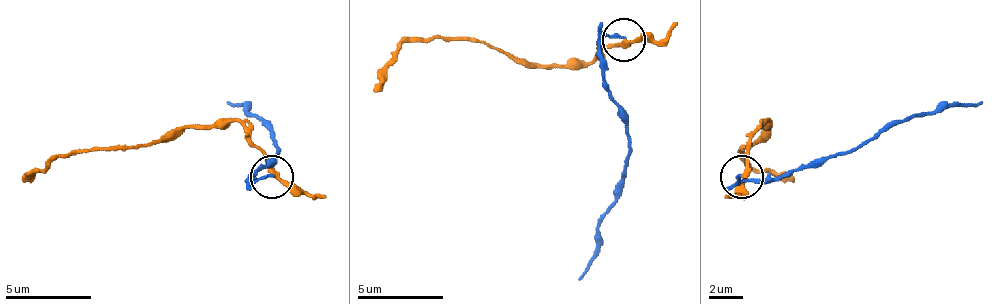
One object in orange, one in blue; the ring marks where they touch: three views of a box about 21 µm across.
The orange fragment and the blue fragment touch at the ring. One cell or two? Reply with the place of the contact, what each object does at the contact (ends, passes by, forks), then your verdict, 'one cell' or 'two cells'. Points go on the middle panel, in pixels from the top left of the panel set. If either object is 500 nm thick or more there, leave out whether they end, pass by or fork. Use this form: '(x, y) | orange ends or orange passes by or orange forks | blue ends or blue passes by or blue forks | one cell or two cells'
(623, 39) | orange passes by | blue ends | two cells

